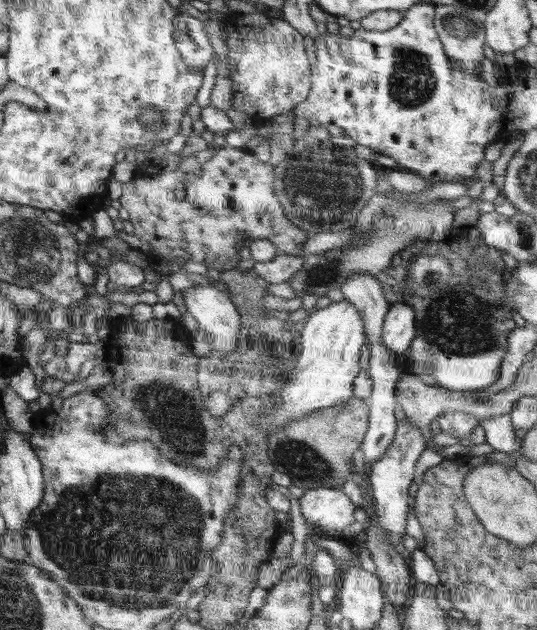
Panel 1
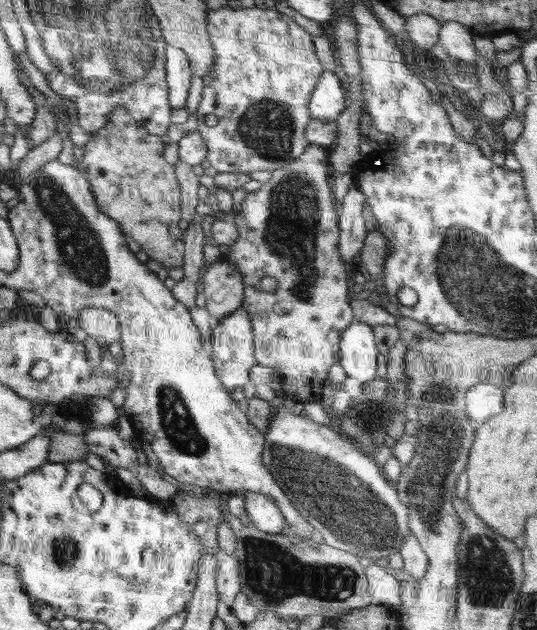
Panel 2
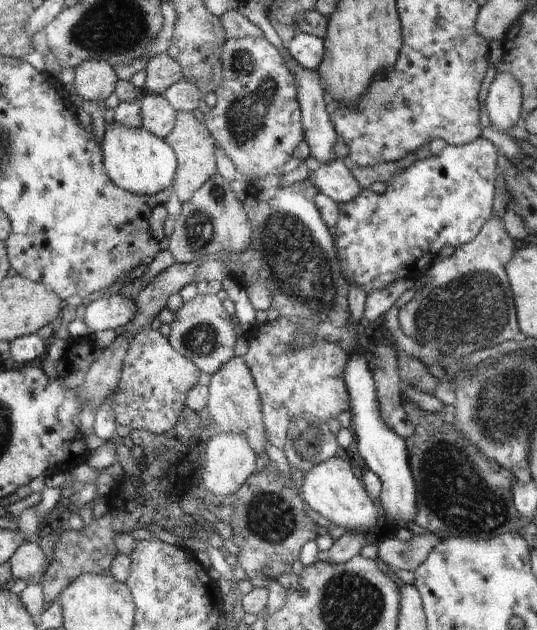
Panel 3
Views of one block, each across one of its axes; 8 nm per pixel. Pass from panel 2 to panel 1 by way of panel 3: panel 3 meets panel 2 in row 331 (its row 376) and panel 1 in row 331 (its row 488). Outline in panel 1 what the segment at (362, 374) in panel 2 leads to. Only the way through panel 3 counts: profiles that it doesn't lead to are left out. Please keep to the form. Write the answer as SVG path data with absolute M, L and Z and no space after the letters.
M390 304L381 330L384 346L401 353L410 346L415 332L414 310L404 304Z

